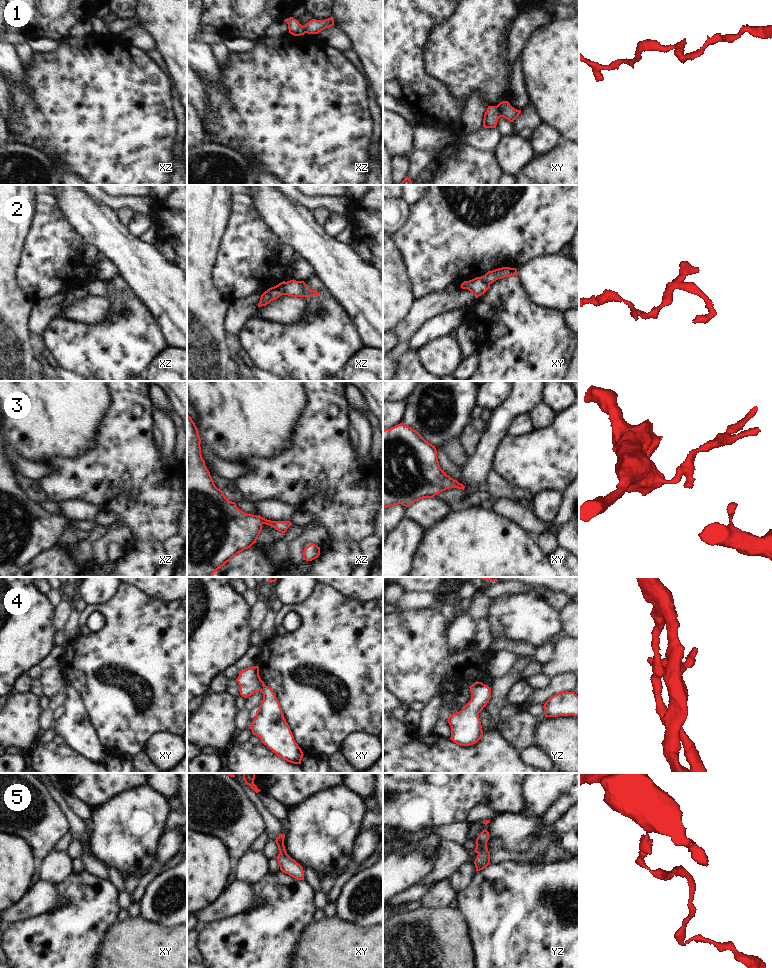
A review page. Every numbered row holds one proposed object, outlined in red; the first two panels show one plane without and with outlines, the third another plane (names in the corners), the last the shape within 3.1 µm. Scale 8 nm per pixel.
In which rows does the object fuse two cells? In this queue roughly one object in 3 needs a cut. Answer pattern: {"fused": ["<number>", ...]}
{"fused": ["1", "2", "4"]}

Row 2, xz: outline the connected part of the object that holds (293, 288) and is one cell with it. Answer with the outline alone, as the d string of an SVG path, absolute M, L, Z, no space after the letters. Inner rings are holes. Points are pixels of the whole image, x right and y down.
M290 280L284 285L283 295L292 297L310 297L318 296L320 293L316 290L310 289L304 281Z

